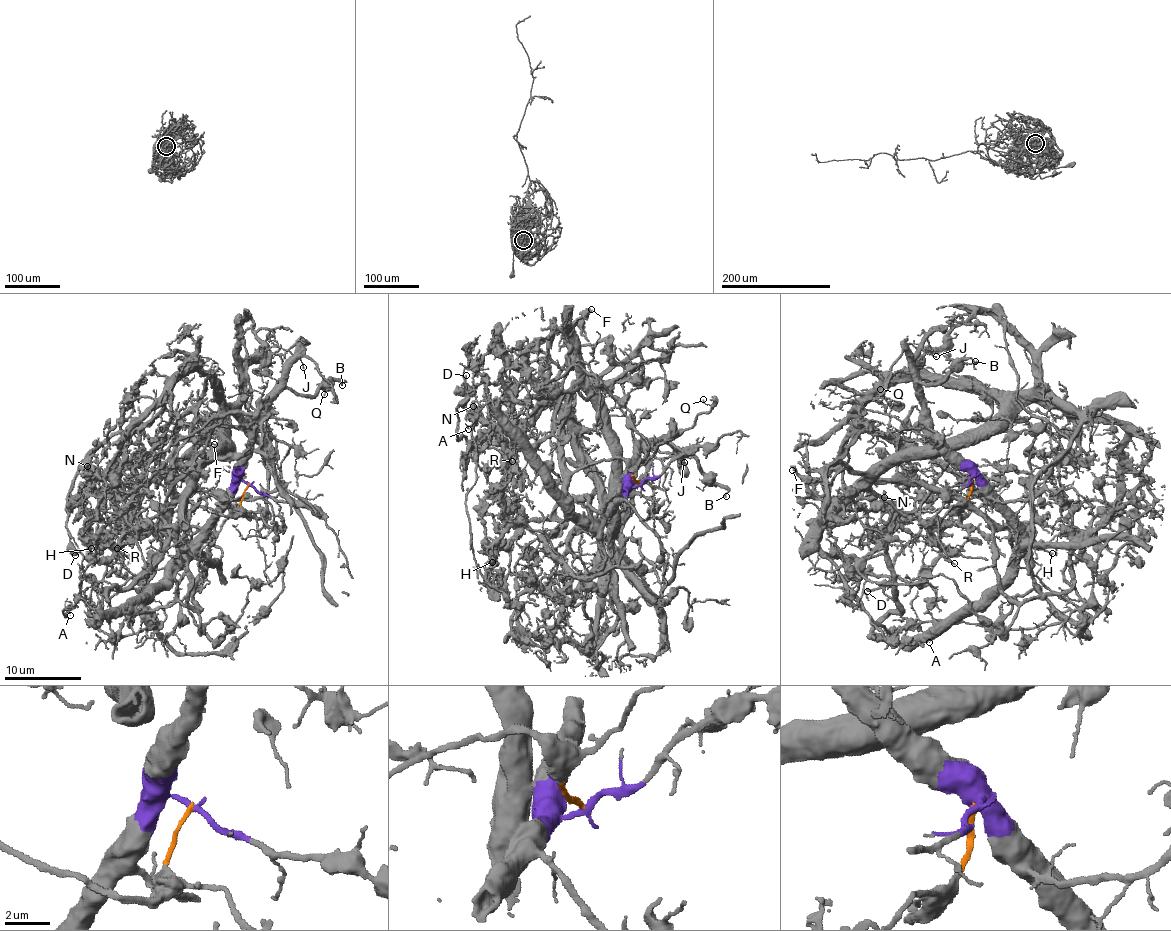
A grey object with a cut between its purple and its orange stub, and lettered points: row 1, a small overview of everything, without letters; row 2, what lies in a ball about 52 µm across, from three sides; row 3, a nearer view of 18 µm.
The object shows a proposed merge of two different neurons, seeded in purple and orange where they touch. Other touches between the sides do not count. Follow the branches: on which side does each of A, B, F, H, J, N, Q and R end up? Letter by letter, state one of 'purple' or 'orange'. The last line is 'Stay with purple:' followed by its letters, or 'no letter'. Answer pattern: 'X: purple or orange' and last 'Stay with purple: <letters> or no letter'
A: purple
B: purple
F: orange
H: orange
J: purple
N: orange
Q: purple
R: orange
Stay with purple: A, B, J, Q

